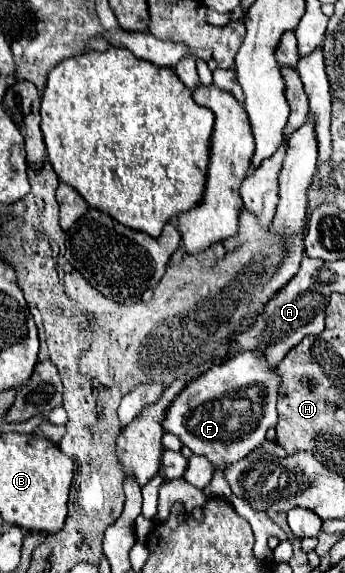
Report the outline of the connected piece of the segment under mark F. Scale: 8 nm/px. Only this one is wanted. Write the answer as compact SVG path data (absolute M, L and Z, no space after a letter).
M238 352L222 364L206 370L200 378L196 378L196 382L188 382L188 386L180 392L180 398L168 406L164 430L178 436L180 442L194 454L206 456L216 466L212 482L204 488L208 498L228 500L232 496L222 474L224 468L260 448L266 438L266 430L276 426L278 384L280 380L276 376L276 368L270 368L260 352Z

